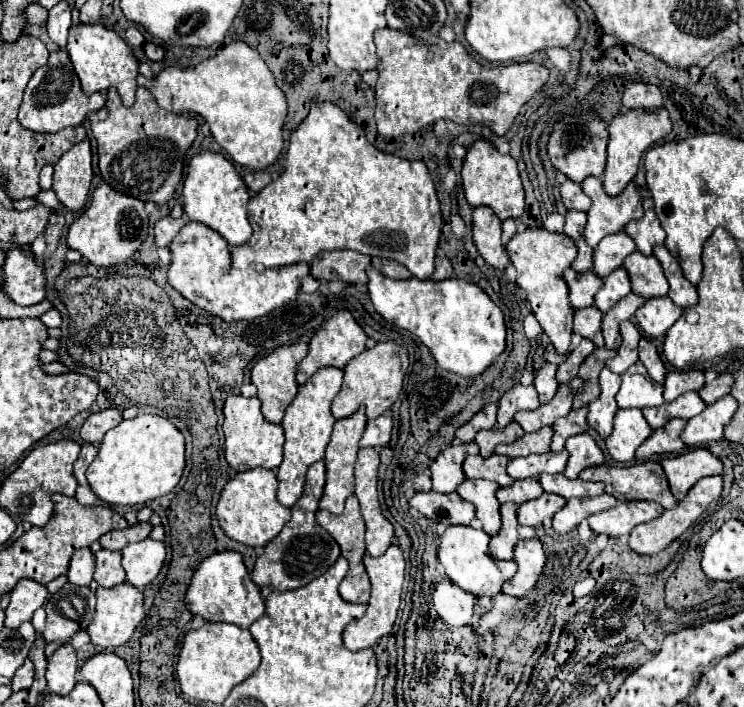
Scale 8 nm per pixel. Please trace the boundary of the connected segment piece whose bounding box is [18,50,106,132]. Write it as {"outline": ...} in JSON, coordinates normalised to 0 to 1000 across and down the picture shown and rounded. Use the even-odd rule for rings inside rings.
{"outline":[[[78,71],[67,76],[65,91],[51,96],[46,107],[40,110],[35,127],[32,127],[32,141],[27,147],[27,161],[24,170],[30,173],[32,181],[43,187],[78,187],[91,178],[110,175],[124,158],[134,156],[140,150],[142,139],[129,130],[124,136],[116,136],[108,124],[108,113],[102,110],[102,102],[97,96],[97,88],[86,71]]]}

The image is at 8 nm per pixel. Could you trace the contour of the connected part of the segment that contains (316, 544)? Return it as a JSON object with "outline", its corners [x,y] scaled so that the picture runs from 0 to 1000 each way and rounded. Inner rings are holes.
{"outline":[[[435,653],[419,656],[419,662],[414,662],[414,668],[411,668],[409,696],[406,696],[403,707],[390,719],[392,733],[379,747],[379,752],[355,772],[355,781],[344,789],[336,818],[341,826],[347,826],[347,832],[363,832],[363,835],[374,835],[374,837],[406,832],[414,823],[419,823],[422,818],[433,815],[457,786],[457,775],[454,775],[452,764],[433,744],[427,744],[425,730],[422,730],[427,721],[427,707],[435,696],[435,682],[438,682]]]}

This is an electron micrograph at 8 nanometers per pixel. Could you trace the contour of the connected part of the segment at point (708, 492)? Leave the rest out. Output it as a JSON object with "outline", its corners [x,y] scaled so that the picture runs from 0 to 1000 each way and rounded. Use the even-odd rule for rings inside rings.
{"outline":[[[954,673],[954,676],[938,679],[930,687],[930,696],[925,696],[925,702],[919,707],[914,707],[909,713],[909,719],[892,721],[882,736],[874,736],[874,738],[866,738],[866,741],[855,744],[844,758],[847,775],[858,784],[884,784],[884,781],[890,781],[898,769],[903,769],[946,724],[946,719],[954,710],[960,710],[968,702],[968,696],[970,696],[970,673]]]}

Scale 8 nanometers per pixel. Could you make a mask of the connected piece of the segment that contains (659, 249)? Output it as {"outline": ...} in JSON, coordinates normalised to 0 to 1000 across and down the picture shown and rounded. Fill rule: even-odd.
{"outline":[[[882,348],[876,359],[887,368],[895,396],[901,402],[898,421],[903,421],[914,436],[930,436],[938,427],[938,413],[935,413],[935,405],[919,393],[911,368],[898,356],[895,348]]]}

